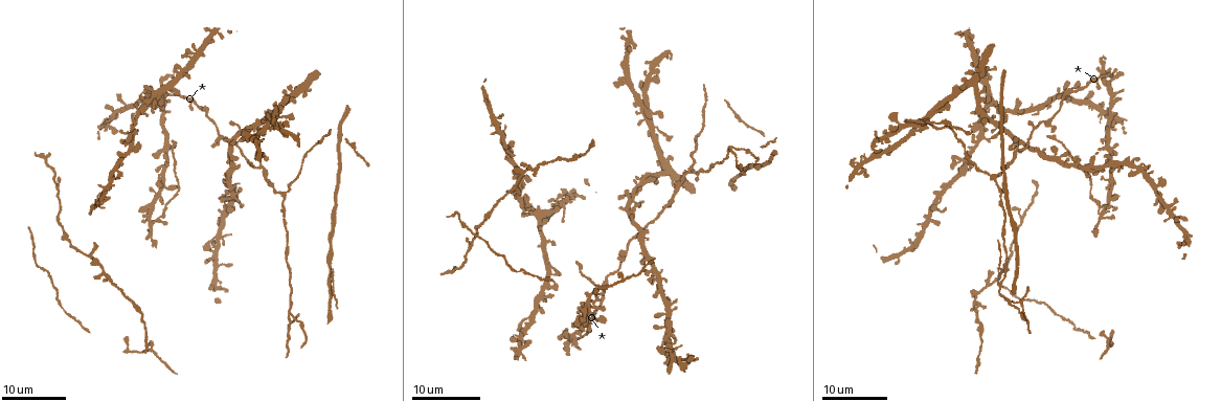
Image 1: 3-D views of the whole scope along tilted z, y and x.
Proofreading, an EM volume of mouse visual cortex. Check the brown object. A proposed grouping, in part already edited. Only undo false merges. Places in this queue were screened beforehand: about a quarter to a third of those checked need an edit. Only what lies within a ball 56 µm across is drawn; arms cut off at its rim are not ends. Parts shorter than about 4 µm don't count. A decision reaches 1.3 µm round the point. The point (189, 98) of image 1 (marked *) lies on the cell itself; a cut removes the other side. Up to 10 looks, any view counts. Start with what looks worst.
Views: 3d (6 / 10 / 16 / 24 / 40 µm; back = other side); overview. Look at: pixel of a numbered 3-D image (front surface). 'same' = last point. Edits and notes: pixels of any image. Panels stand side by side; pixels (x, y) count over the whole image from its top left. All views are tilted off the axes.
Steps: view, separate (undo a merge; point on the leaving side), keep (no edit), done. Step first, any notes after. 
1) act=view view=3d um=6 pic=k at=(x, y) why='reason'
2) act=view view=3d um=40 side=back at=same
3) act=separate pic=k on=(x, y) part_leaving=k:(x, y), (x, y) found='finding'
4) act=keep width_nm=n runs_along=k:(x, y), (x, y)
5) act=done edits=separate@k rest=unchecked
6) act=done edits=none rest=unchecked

act=view view=3d um=16 pic=1 at=(933, 219) why='four arms meet'

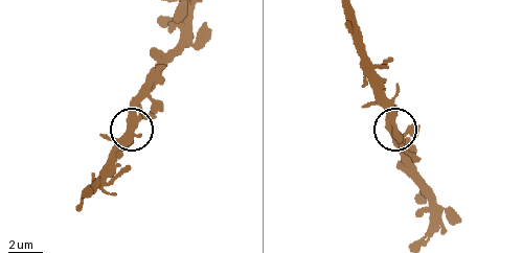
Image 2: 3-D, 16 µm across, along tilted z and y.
act=view view=3d um=10 pic=2 at=(395, 122) why='closer look'

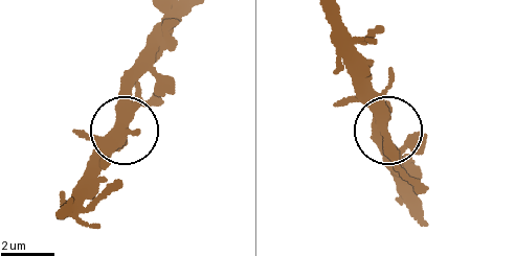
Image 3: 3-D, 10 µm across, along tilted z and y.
act=keep arms=4 found='one cell here'

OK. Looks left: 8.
act=view view=3d um=16 pic=1 at=(988, 285) why='two arms in line, one across'

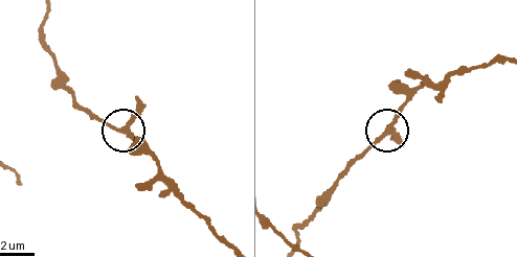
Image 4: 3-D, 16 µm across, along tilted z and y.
act=view view=3d um=10 pic=4 at=(120, 129)

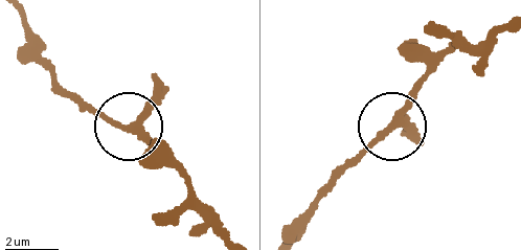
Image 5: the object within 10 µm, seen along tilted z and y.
act=view view=3d um=6 pic=5 at=(128, 128)

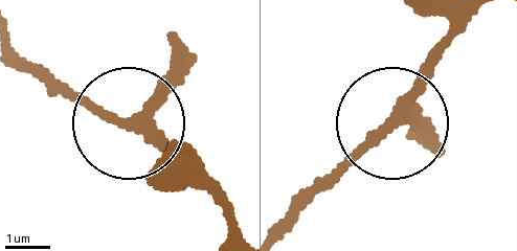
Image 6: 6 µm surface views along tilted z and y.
act=keep width_nm=240 found='continuous, no second cell'

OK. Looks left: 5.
act=view view=3d um=24 pic=1 at=(292, 315) why='branch point'

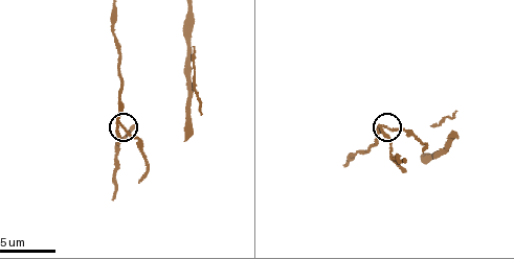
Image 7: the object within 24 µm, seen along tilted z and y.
act=view view=3d um=6 pic=7 at=(387, 126)

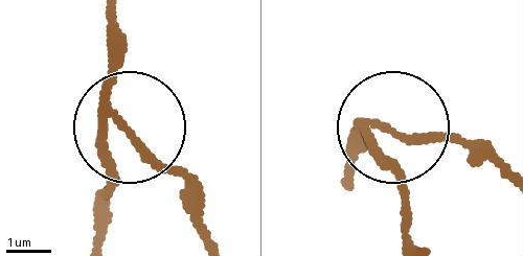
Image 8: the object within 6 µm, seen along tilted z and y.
act=separate pic=8 on=(149, 155) arms=3 part_leaving=8:(115, 112), (188, 184), (201, 237) found='two cells meet here'

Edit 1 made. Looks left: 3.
act=view view=3d um=24 pic=1 at=(994, 179) why='arms part here'

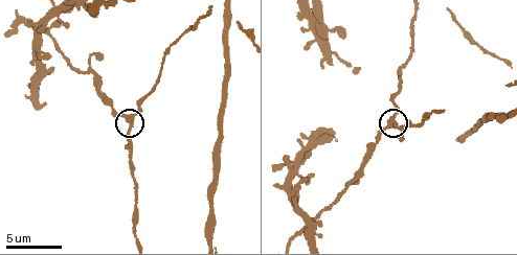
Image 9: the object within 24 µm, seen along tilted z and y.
act=view view=3d um=6 pic=9 at=(394, 122)

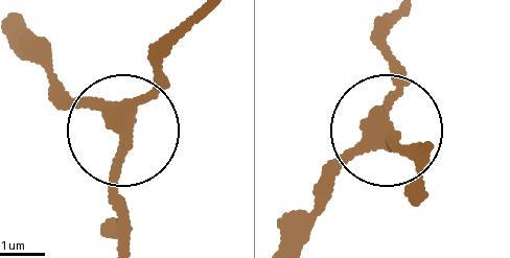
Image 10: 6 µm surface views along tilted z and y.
act=keep arms=3 runs_along=10:(286, 241), (395, 99), (393, 53) found='one cell here'

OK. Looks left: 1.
act=view view=3d um=10 pic=9 at=(310, 19) why='a fork'

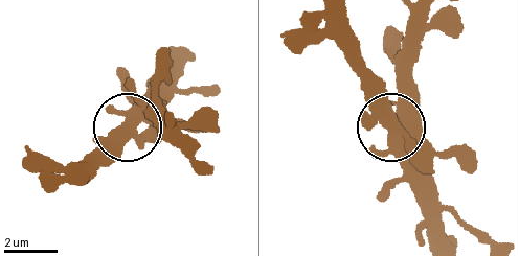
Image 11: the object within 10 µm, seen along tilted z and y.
act=keep width_nm=460 runs_along=11:(183, 67), (131, 124), (157, 100) found='one cell here'

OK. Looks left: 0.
act=done edits=separate@8 rest=unchecked

